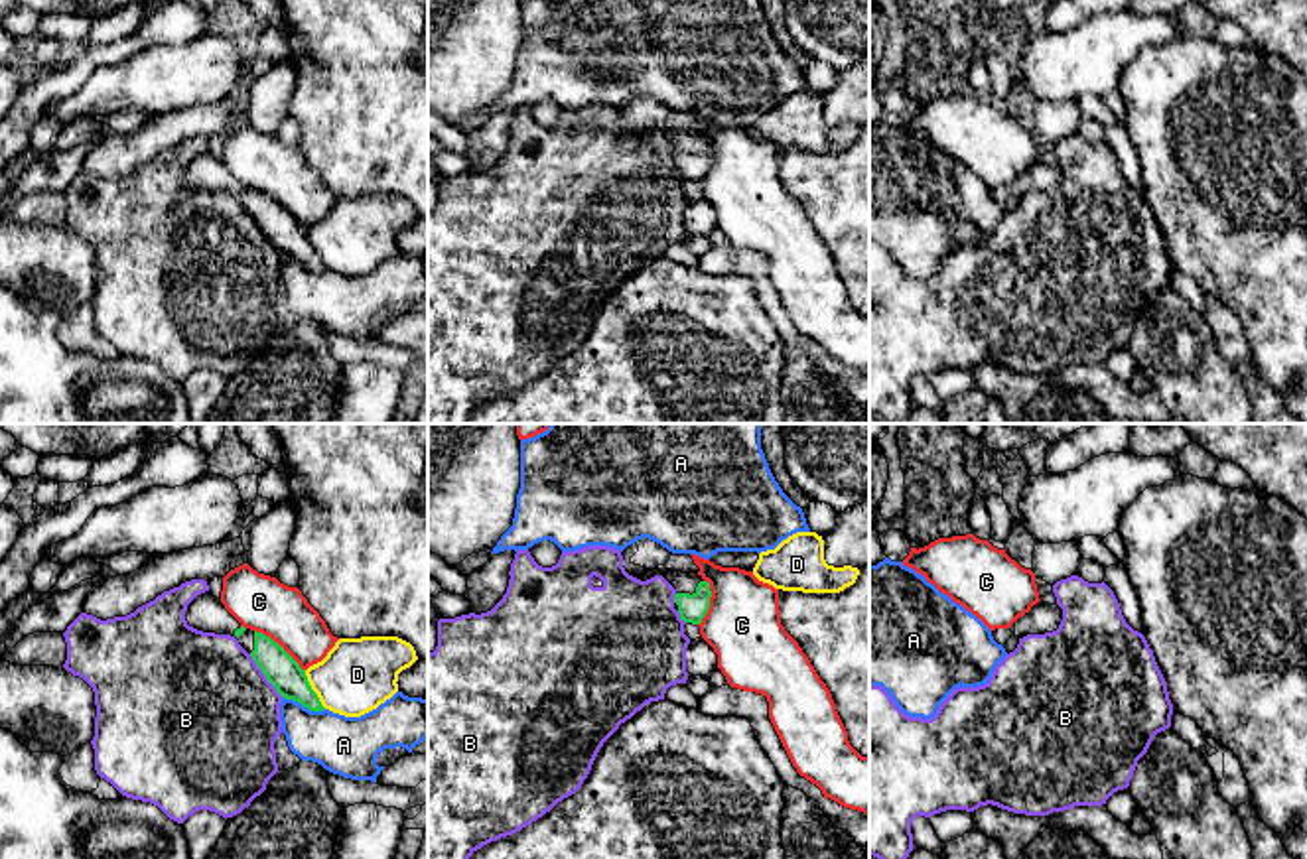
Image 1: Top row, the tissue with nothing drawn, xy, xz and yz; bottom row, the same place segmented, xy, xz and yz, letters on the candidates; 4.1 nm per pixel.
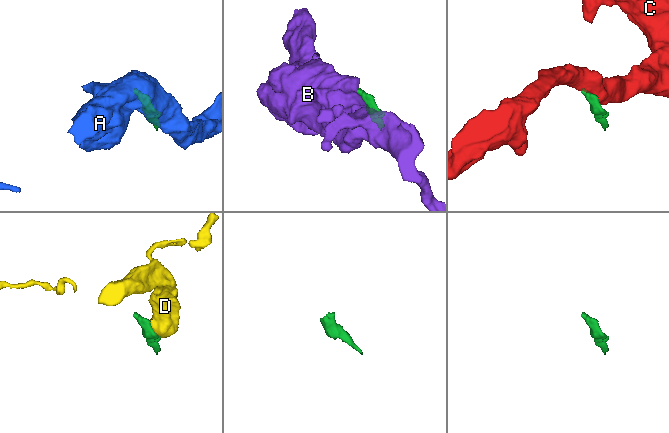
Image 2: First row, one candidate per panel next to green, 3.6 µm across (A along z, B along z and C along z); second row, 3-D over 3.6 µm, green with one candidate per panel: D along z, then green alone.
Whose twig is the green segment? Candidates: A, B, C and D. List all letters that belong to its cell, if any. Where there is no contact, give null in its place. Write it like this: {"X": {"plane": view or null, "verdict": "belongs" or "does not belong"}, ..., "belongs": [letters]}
{"A": {"plane": "xy", "verdict": "does not belong"}, "B": {"plane": "xy", "verdict": "does not belong"}, "C": {"plane": "xy", "verdict": "does not belong"}, "D": {"plane": "xy", "verdict": "does not belong"}, "belongs": []}

